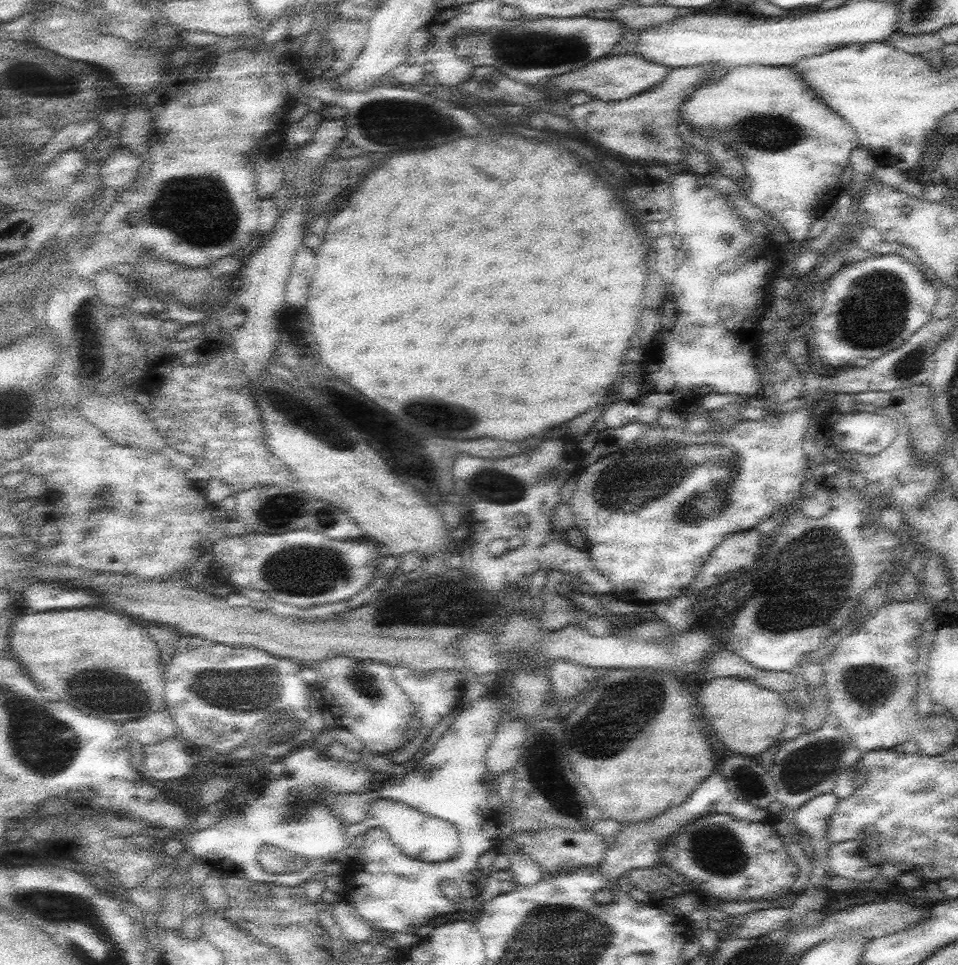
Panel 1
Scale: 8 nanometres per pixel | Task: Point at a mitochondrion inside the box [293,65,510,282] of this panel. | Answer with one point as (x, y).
(388, 120)

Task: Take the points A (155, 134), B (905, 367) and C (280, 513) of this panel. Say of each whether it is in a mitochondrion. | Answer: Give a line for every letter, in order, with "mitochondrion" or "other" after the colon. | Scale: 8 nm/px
A: other
B: mitochondrion
C: other

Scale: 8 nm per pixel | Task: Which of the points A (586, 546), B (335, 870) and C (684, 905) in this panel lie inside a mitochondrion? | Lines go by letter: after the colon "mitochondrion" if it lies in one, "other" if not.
A: other
B: other
C: other

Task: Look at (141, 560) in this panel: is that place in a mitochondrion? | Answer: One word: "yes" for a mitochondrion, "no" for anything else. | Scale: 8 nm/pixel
no

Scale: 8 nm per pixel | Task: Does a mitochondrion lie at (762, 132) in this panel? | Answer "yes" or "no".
yes

